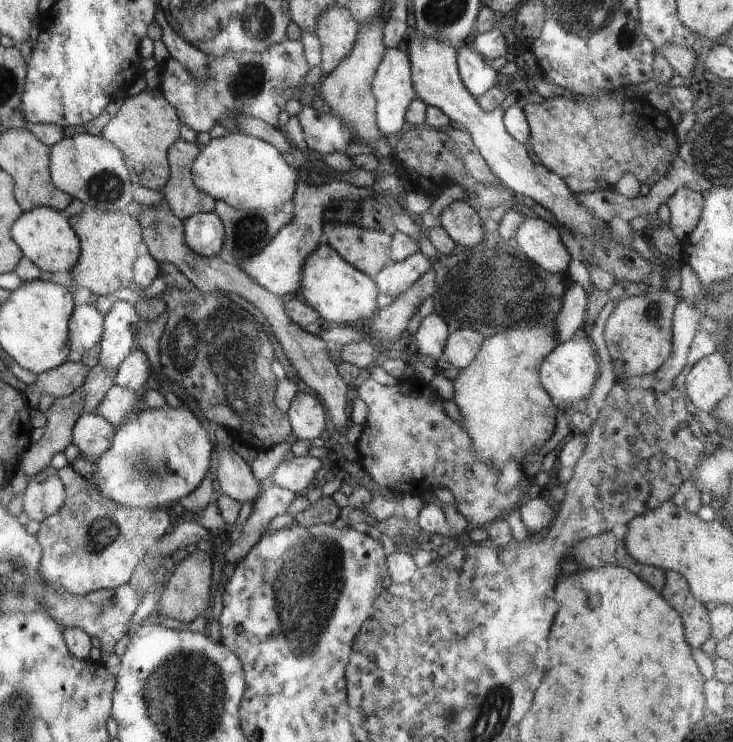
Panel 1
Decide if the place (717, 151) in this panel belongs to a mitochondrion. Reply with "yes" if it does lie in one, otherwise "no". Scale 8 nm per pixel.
yes

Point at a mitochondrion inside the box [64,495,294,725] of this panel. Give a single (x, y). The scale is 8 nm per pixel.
(105, 531)

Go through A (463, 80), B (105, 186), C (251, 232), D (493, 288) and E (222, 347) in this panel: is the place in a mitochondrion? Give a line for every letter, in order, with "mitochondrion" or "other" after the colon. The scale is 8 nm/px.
A: other
B: mitochondrion
C: mitochondrion
D: mitochondrion
E: mitochondrion

